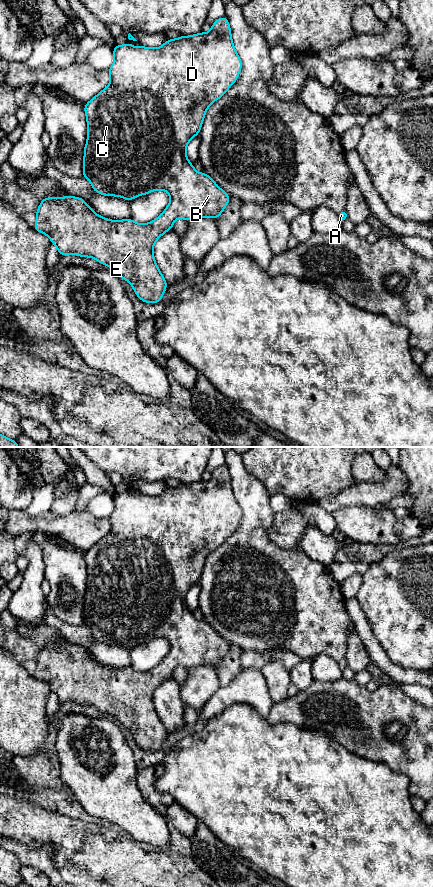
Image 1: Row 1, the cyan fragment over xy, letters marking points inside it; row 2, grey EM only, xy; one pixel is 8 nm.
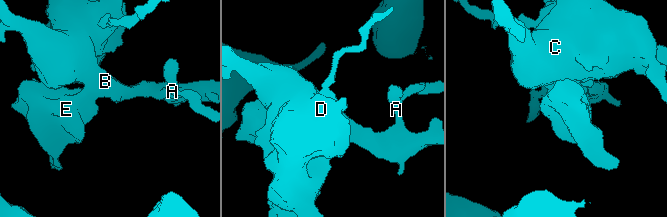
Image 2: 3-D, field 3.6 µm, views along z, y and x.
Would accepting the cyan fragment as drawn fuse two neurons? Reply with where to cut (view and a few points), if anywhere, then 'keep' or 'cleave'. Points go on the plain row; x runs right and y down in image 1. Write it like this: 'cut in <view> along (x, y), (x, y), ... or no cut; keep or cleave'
no cut; keep

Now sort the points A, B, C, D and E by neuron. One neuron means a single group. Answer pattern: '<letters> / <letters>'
A B C D E

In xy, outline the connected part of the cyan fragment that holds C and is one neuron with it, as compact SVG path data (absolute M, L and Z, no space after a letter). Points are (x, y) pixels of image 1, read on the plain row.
M226 464L217 467L211 478L208 481L200 480L191 484L180 484L177 487L168 487L161 495L150 496L150 495L133 495L130 492L116 493L113 496L114 510L107 520L111 526L110 531L95 545L93 545L88 551L84 553L84 559L87 567L87 590L84 595L84 607L83 607L83 625L88 627L92 633L93 638L96 641L105 644L119 644L127 649L131 649L139 643L149 642L155 638L164 638L170 644L170 651L165 656L163 661L153 669L146 672L139 672L133 669L131 666L124 668L110 668L96 662L84 647L80 645L64 644L62 646L46 645L41 648L41 651L36 659L36 670L34 677L40 681L47 683L51 691L57 695L57 698L62 703L75 702L81 705L90 705L96 707L101 712L114 717L121 725L128 729L137 745L145 751L158 751L162 748L163 742L167 736L167 730L164 724L161 722L154 703L153 696L155 690L167 679L172 678L173 671L177 666L182 666L186 669L190 669L197 666L209 665L217 667L223 660L225 655L230 649L230 643L223 639L213 627L206 621L199 621L195 618L192 611L186 604L187 593L189 589L198 584L202 571L209 554L214 551L217 547L220 547L226 539L235 531L239 525L242 517L242 510L236 498L234 496L233 488L231 485L231 476Z

